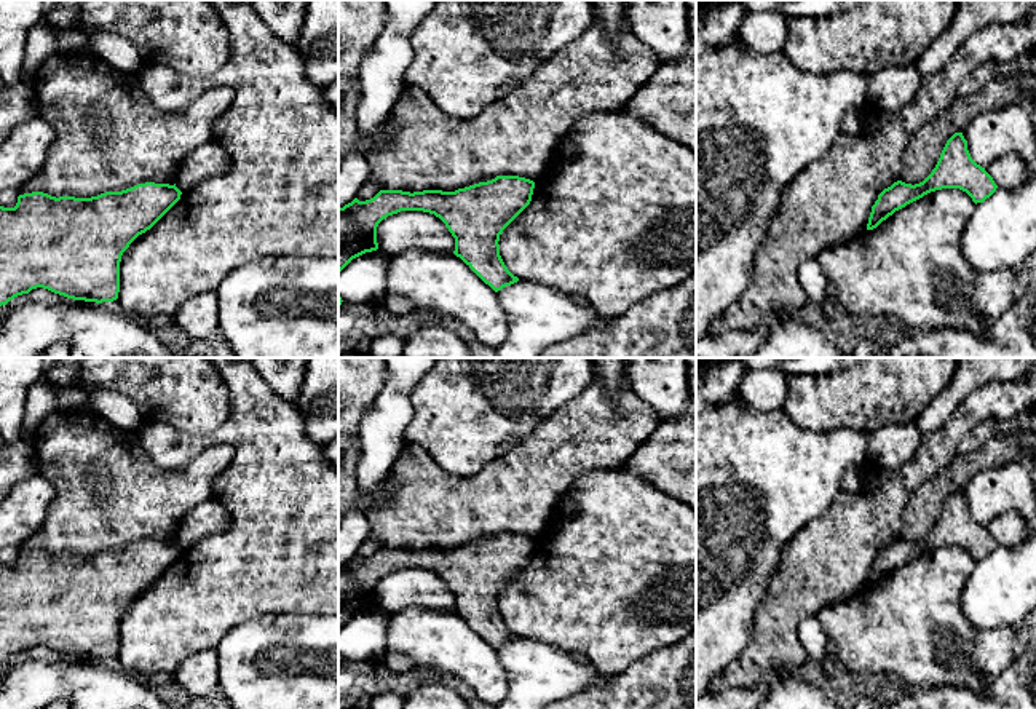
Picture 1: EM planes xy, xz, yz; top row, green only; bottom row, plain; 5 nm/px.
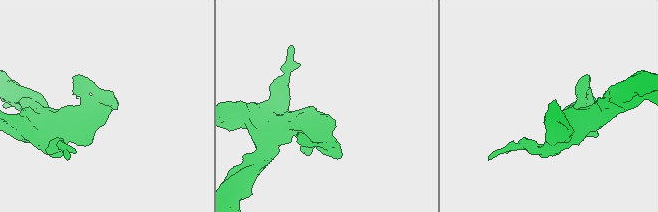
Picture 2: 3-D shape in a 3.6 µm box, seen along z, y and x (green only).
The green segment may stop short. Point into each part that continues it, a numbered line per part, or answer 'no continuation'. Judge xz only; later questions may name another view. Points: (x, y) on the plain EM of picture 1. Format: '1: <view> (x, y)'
no continuation

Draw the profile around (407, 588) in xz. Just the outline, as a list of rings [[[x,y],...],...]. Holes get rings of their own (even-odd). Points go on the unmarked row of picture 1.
[[[401,568],[388,573],[377,584],[378,607],[385,613],[407,608],[453,612],[455,596],[434,572]]]

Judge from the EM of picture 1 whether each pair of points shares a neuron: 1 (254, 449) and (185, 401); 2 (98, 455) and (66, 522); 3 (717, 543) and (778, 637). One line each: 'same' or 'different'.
1: different
2: same
3: different

